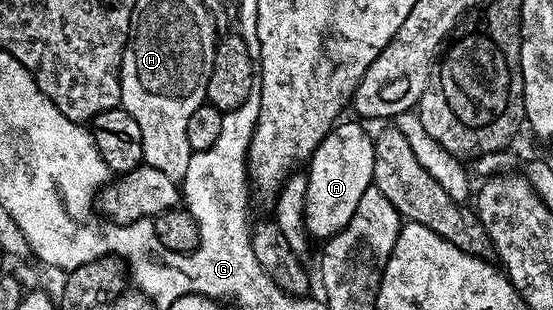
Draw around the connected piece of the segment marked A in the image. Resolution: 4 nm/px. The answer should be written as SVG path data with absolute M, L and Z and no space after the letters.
M338 124L319 143L313 156L307 162L307 193L305 223L314 238L328 239L355 215L363 191L373 184L373 143L374 138L361 125Z

